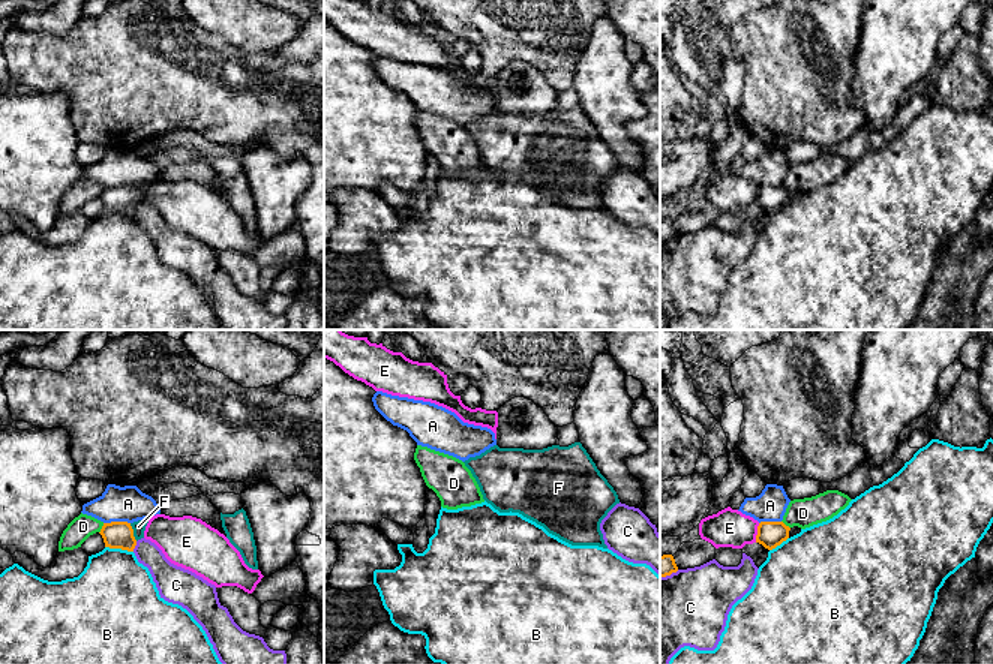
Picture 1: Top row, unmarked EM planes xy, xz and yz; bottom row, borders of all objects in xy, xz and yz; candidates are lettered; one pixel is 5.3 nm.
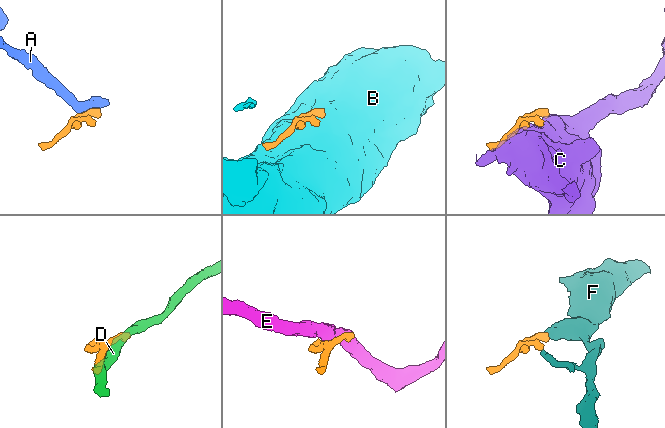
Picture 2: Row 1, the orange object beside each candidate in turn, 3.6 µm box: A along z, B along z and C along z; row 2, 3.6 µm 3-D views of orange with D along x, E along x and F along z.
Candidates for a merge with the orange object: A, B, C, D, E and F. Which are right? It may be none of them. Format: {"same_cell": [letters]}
{"same_cell": ["F"]}

